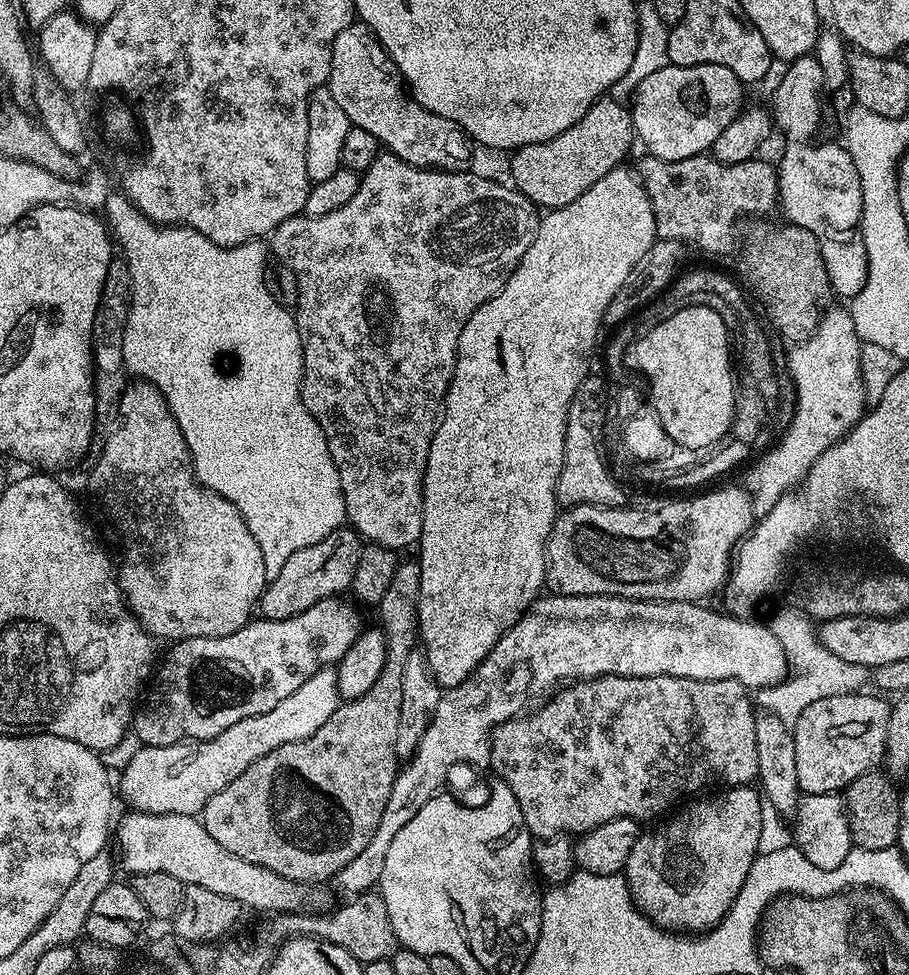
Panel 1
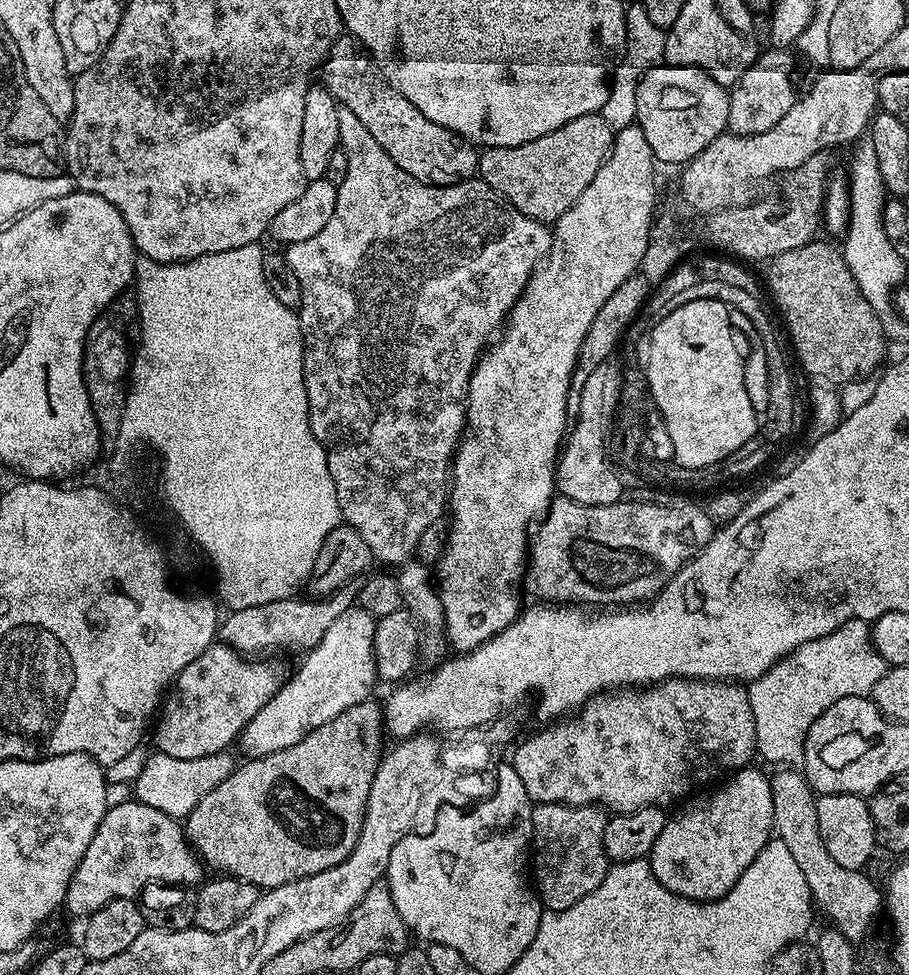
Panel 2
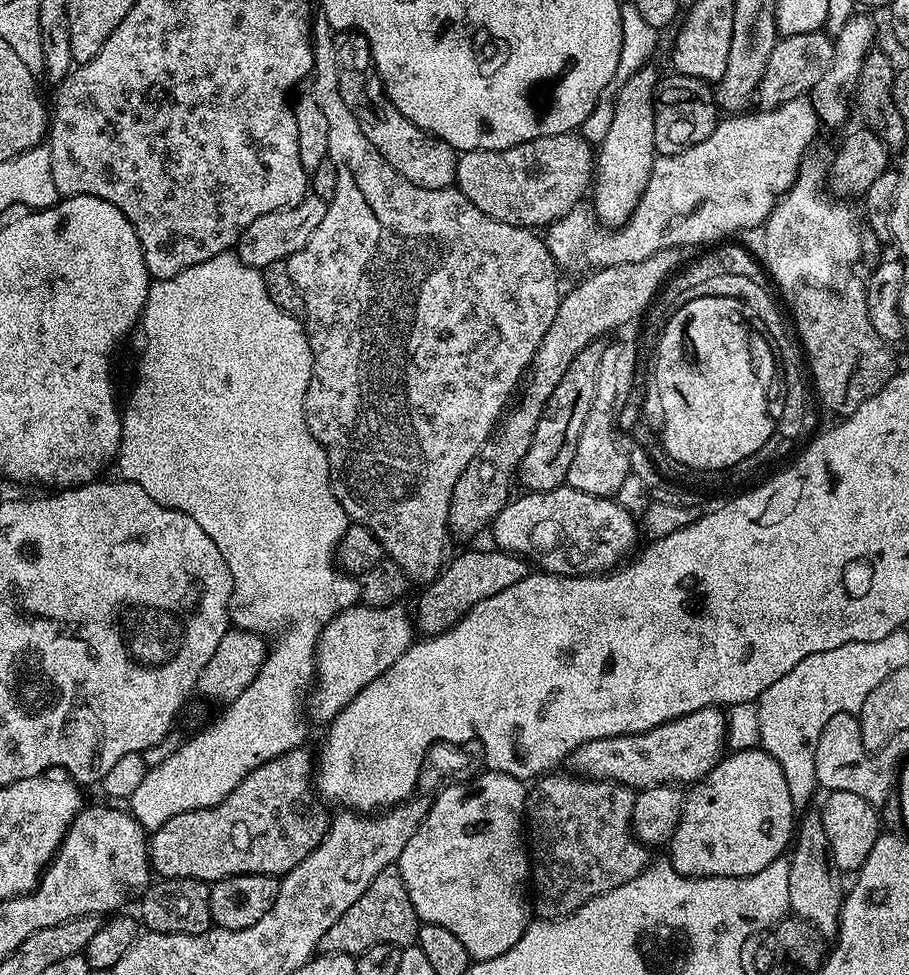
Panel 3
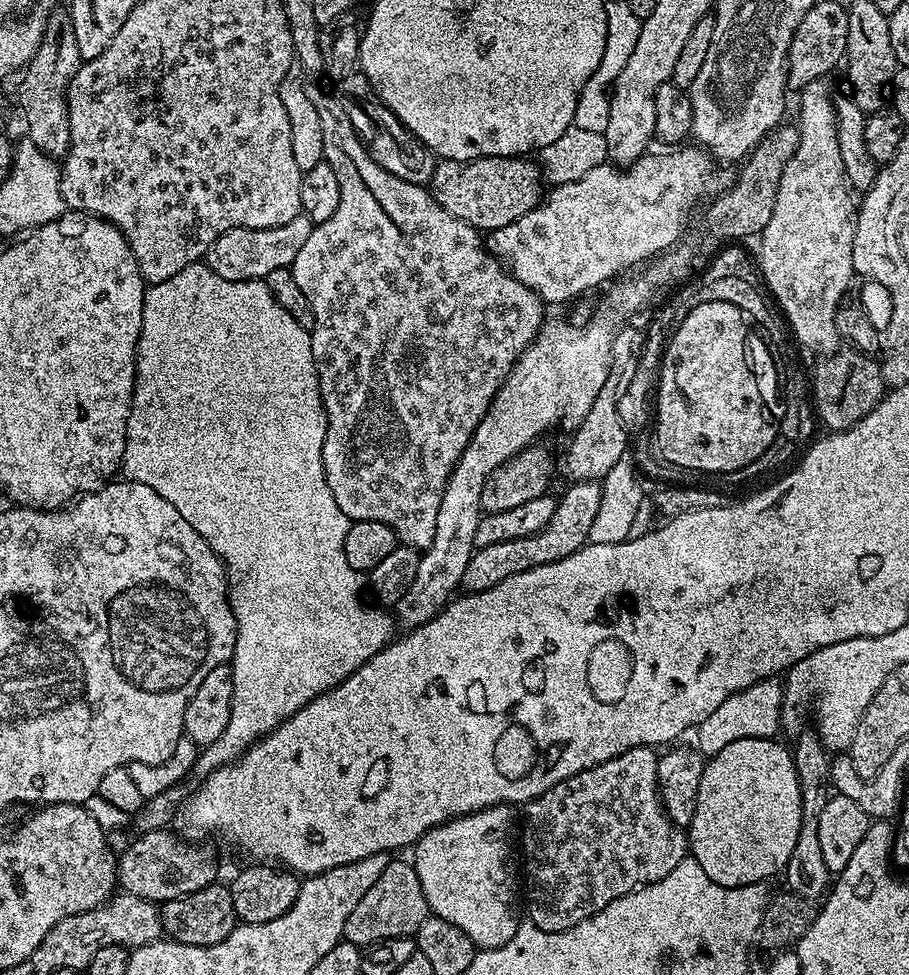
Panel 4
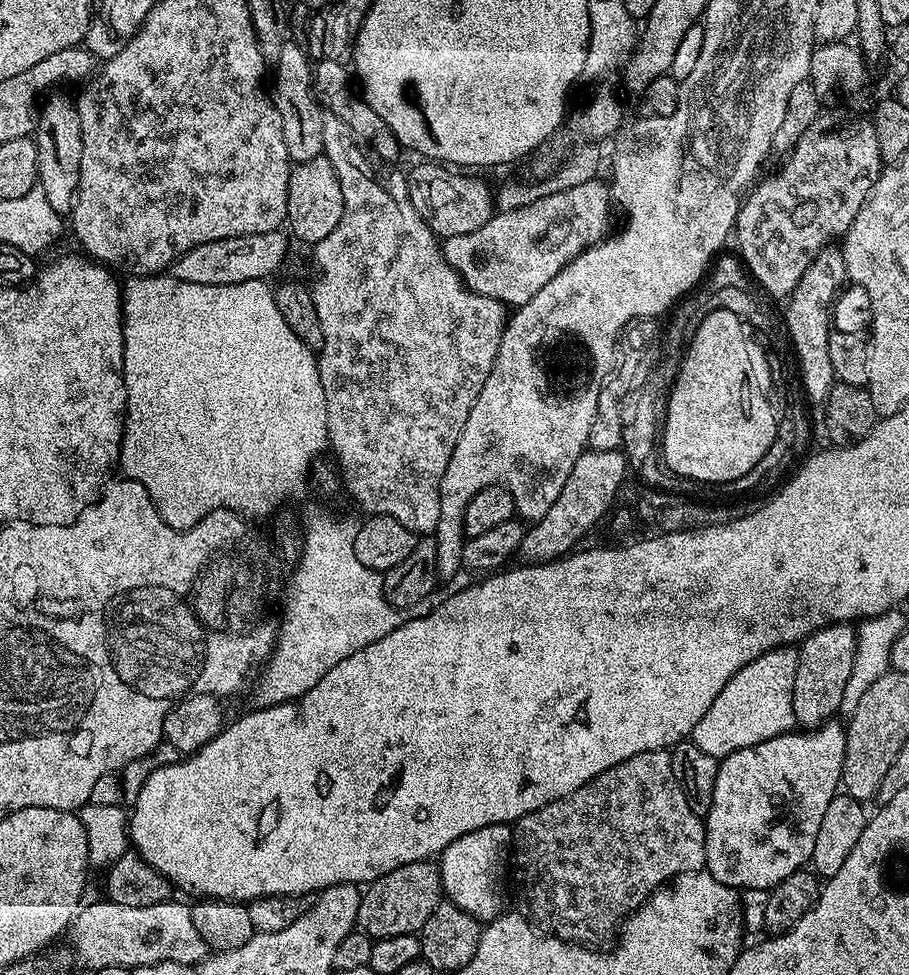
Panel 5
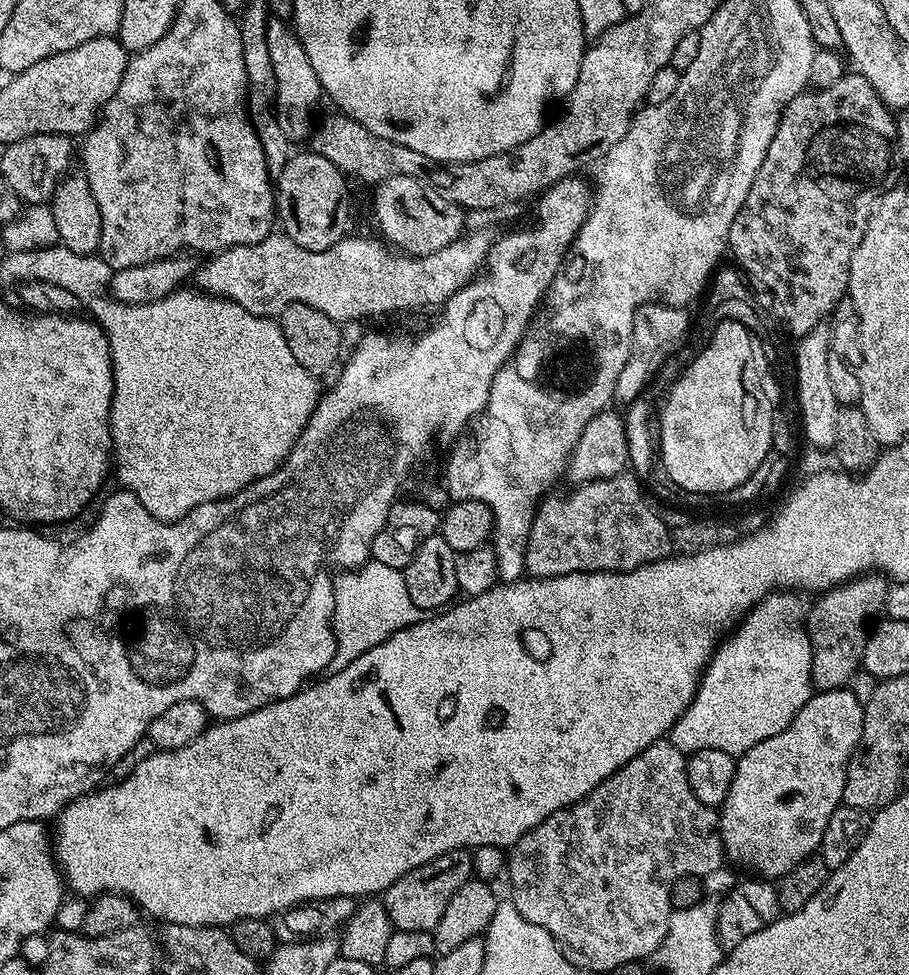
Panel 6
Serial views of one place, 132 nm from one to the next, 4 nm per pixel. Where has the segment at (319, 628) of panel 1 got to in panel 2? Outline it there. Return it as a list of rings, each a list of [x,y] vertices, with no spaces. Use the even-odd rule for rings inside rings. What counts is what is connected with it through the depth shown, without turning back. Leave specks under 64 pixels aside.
[[[223,642],[213,643],[212,647],[207,648],[186,670],[182,670],[172,681],[170,691],[163,701],[162,707],[158,712],[156,724],[156,745],[155,751],[162,754],[170,754],[170,758],[206,758],[210,754],[218,754],[231,749],[232,743],[237,743],[238,737],[243,733],[244,727],[274,698],[274,694],[286,679],[286,671],[280,664],[271,664],[268,658],[249,658],[228,647]]]

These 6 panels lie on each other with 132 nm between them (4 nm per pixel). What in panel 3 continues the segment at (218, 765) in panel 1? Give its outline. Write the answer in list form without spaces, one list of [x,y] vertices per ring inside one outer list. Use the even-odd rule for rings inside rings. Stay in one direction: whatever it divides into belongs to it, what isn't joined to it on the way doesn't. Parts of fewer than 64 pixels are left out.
[[[357,602],[353,608],[339,612],[322,630],[320,641],[316,643],[316,675],[306,700],[306,712],[313,721],[331,722],[362,689],[370,686],[374,678],[378,678],[378,674],[394,666],[398,658],[402,658],[402,654],[414,642],[414,620],[404,607],[403,603],[399,603],[385,608],[372,608],[368,604]]]

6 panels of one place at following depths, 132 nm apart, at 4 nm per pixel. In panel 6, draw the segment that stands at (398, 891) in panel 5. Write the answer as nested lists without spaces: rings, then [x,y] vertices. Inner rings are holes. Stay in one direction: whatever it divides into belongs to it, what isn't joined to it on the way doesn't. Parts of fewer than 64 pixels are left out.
[[[456,848],[452,852],[442,854],[414,870],[410,874],[402,874],[382,894],[382,903],[390,918],[393,929],[422,930],[432,932],[438,926],[438,918],[446,911],[446,902],[454,898],[458,886],[462,886],[474,876],[474,856],[467,848]]]

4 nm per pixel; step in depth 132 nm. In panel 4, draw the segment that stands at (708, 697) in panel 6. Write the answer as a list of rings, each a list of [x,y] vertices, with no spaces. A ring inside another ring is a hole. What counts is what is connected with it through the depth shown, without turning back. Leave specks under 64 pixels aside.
[[[779,679],[759,680],[754,686],[746,686],[746,690],[730,694],[710,718],[706,718],[695,729],[695,747],[706,758],[718,754],[718,750],[726,750],[730,742],[738,742],[742,738],[762,738],[767,740],[775,737],[776,731],[782,728],[784,708],[784,685]]]

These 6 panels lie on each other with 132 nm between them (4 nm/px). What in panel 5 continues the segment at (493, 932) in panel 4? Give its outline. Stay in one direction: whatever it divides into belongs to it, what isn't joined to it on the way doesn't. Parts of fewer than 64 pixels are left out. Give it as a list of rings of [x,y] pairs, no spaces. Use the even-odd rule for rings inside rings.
[[[507,824],[482,826],[470,834],[462,834],[438,857],[440,881],[444,887],[444,896],[457,904],[466,914],[481,922],[495,920],[505,911],[504,875],[510,872],[510,845],[514,832]]]

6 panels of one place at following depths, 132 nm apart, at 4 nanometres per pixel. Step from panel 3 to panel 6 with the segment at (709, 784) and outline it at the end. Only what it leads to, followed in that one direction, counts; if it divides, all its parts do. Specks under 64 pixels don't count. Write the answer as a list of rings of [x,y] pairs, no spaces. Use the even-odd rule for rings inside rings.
[[[843,687],[829,692],[817,691],[782,734],[774,734],[774,738],[750,746],[750,750],[738,757],[734,782],[730,782],[730,790],[718,809],[724,855],[737,869],[745,868],[775,881],[819,849],[822,834],[826,834],[826,822],[830,822],[830,814],[841,807],[844,799],[846,770],[852,753],[860,744],[863,721],[864,705],[852,690]]]

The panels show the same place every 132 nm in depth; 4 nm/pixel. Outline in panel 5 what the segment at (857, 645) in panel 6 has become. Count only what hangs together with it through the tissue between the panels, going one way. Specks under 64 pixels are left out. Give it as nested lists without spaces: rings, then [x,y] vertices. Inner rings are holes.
[[[851,623],[828,624],[798,645],[798,670],[794,670],[794,718],[804,730],[829,723],[841,711],[846,684],[854,670],[857,629]]]

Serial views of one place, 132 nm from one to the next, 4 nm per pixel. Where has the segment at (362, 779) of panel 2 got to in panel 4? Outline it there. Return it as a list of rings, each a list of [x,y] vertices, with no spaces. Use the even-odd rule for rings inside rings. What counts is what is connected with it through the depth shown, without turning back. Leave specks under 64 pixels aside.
[[[164,828],[141,832],[136,841],[118,856],[118,884],[129,896],[163,902],[194,894],[217,879],[212,860],[200,848],[179,840],[174,833]]]

